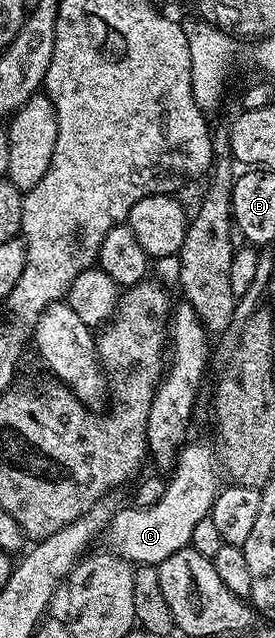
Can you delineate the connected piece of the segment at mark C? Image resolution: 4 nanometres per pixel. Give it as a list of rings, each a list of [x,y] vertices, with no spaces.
[[[187,442],[179,450],[172,478],[167,482],[164,497],[160,497],[156,505],[119,506],[114,520],[104,532],[104,539],[110,542],[109,550],[113,554],[126,559],[131,565],[157,565],[164,561],[164,557],[172,557],[172,553],[190,546],[196,525],[210,517],[214,498],[220,490],[215,448],[211,444],[209,447],[206,443]]]

